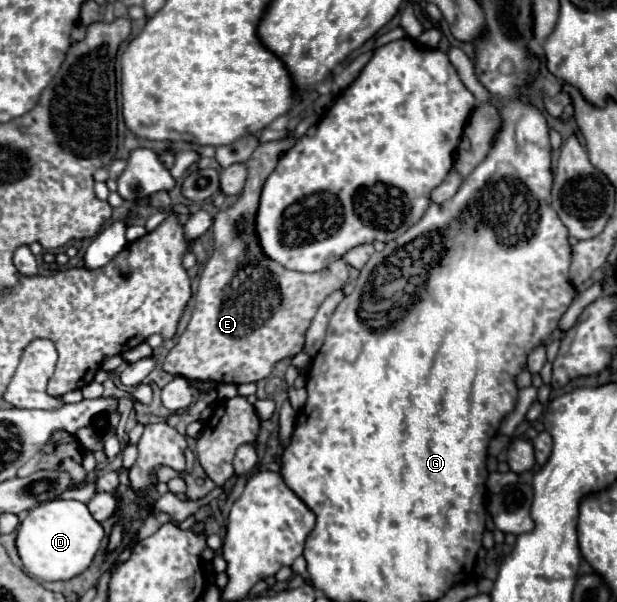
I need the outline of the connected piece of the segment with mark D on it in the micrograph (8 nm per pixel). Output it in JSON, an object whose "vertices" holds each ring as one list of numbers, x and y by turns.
{"vertices":[[54,499,54,501,48,501,44,505,30,509,28,515,20,521,20,525,16,529,16,547,18,547,18,555,20,555,22,565,28,575,42,579,42,581,64,581,64,579,72,579,72,577,80,575,92,563,92,559,102,543,102,537,104,537,102,525,98,521,94,521,94,517,90,515,90,511,84,503,72,501,72,499]]}

